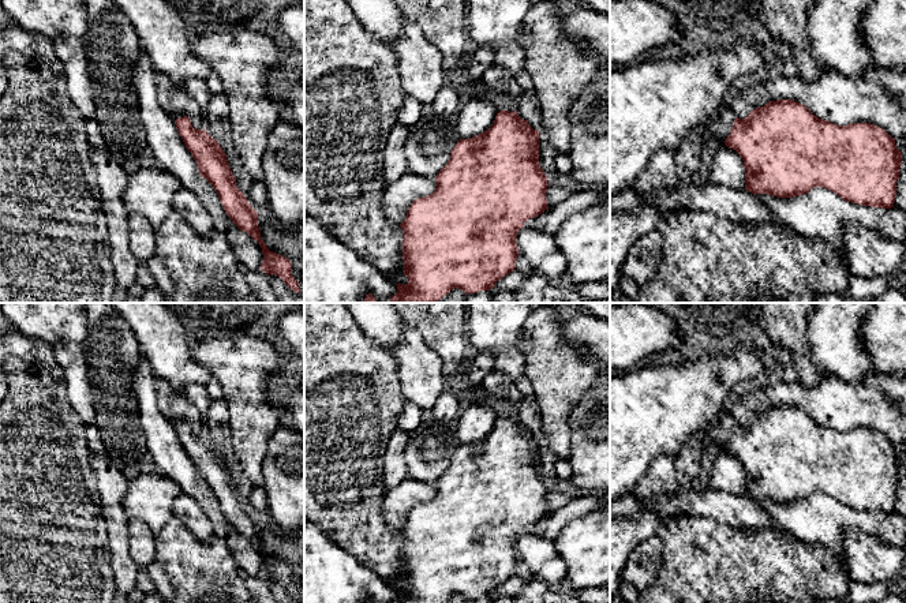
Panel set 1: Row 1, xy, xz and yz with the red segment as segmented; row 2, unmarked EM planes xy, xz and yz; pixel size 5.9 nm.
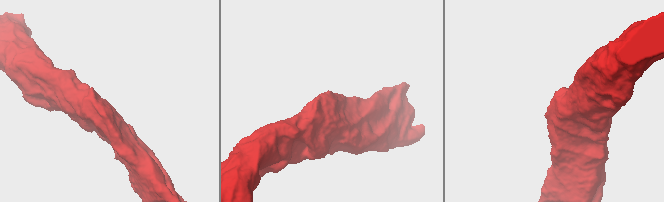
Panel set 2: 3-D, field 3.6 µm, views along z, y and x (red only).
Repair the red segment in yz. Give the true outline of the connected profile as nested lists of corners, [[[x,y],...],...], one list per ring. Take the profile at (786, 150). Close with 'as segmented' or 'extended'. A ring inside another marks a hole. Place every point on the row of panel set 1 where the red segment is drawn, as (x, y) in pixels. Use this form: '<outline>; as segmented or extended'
[[[776,100],[750,111],[745,119],[735,117],[725,145],[742,158],[745,190],[753,195],[768,194],[778,198],[793,198],[808,194],[815,187],[823,187],[846,202],[881,209],[894,207],[902,151],[896,149],[895,139],[875,124],[838,126],[819,119],[805,105],[794,100]]]; as segmented

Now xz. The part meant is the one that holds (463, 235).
[[[499,111],[487,131],[456,143],[450,160],[435,176],[435,191],[415,199],[400,224],[404,233],[404,274],[408,282],[396,284],[397,293],[389,299],[390,302],[434,303],[454,288],[464,291],[465,295],[488,291],[516,269],[517,232],[524,228],[527,220],[549,209],[549,181],[539,165],[539,135],[540,132],[521,119],[517,111]]]; as segmented

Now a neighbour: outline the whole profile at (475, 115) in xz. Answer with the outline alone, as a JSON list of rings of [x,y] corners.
[[[465,97],[454,117],[457,135],[467,139],[487,131],[498,112],[488,100]]]

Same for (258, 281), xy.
[[[248,269],[244,278],[258,303],[280,303],[270,285],[269,276],[263,270]]]

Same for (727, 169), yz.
[[[725,142],[712,158],[708,180],[712,184],[738,191],[746,188],[744,161],[740,154],[735,150],[729,149]]]

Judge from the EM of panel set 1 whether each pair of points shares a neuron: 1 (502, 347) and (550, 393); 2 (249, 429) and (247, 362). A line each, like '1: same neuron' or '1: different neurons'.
1: different neurons
2: same neuron

